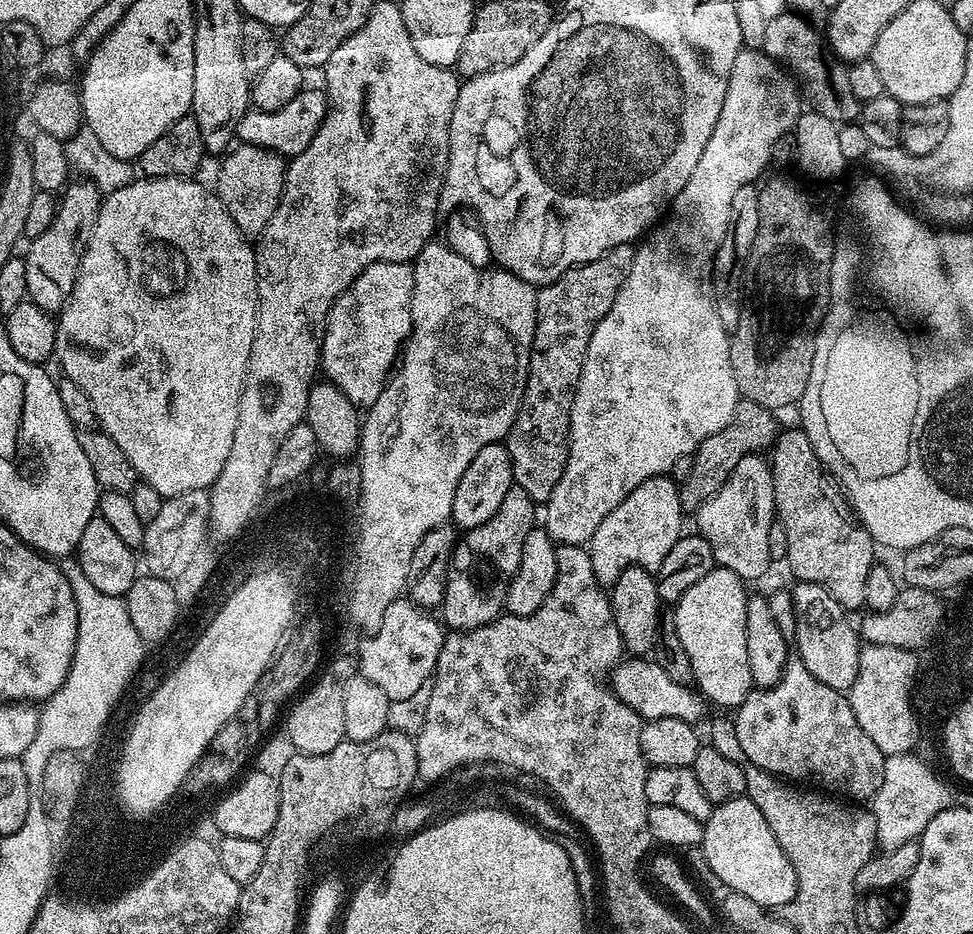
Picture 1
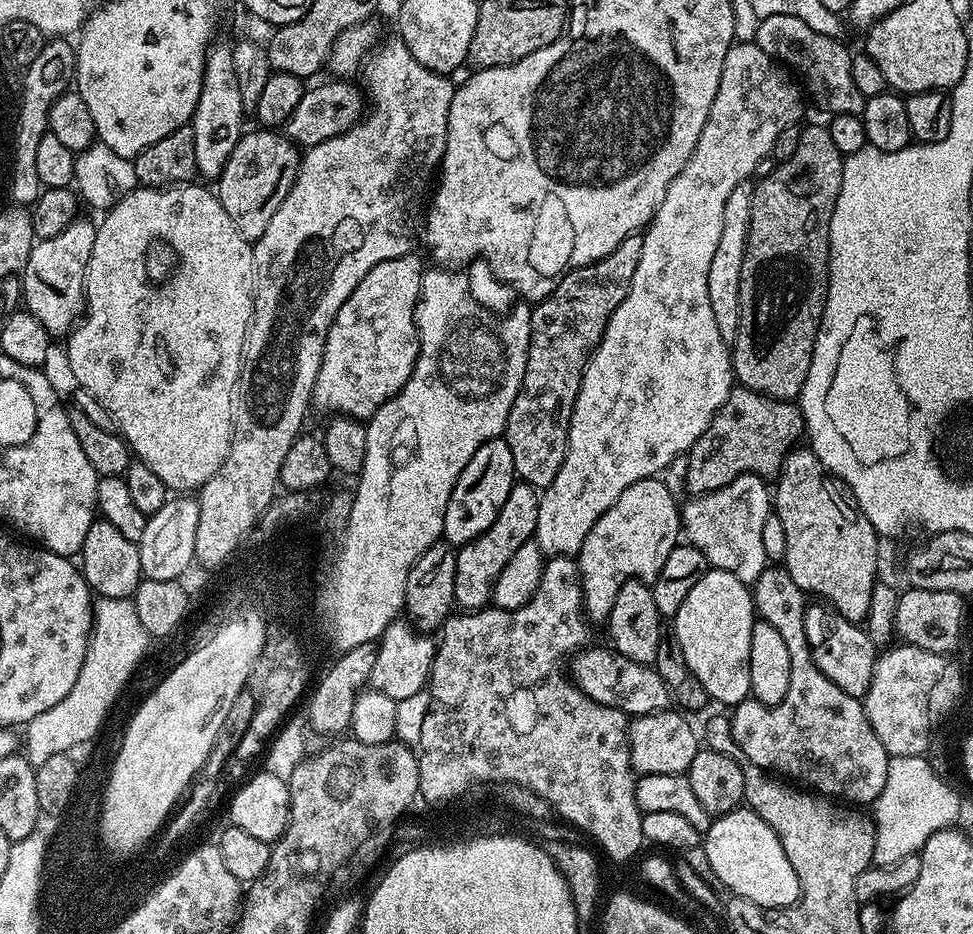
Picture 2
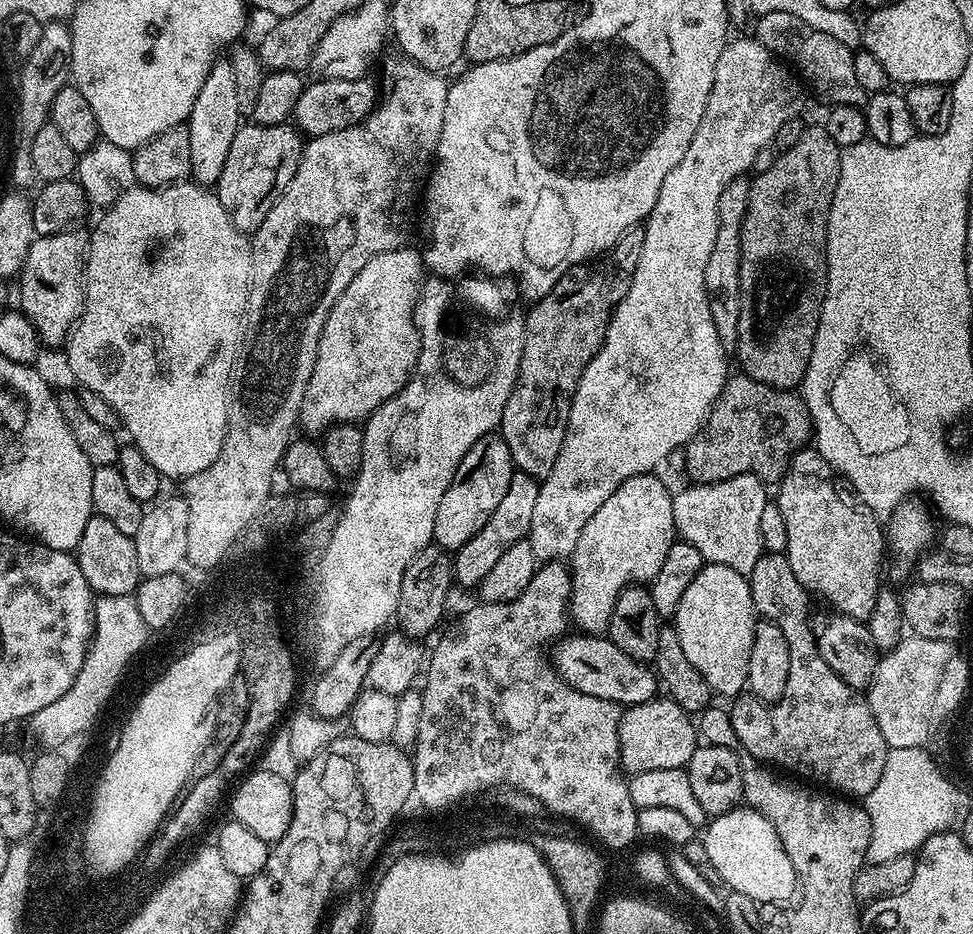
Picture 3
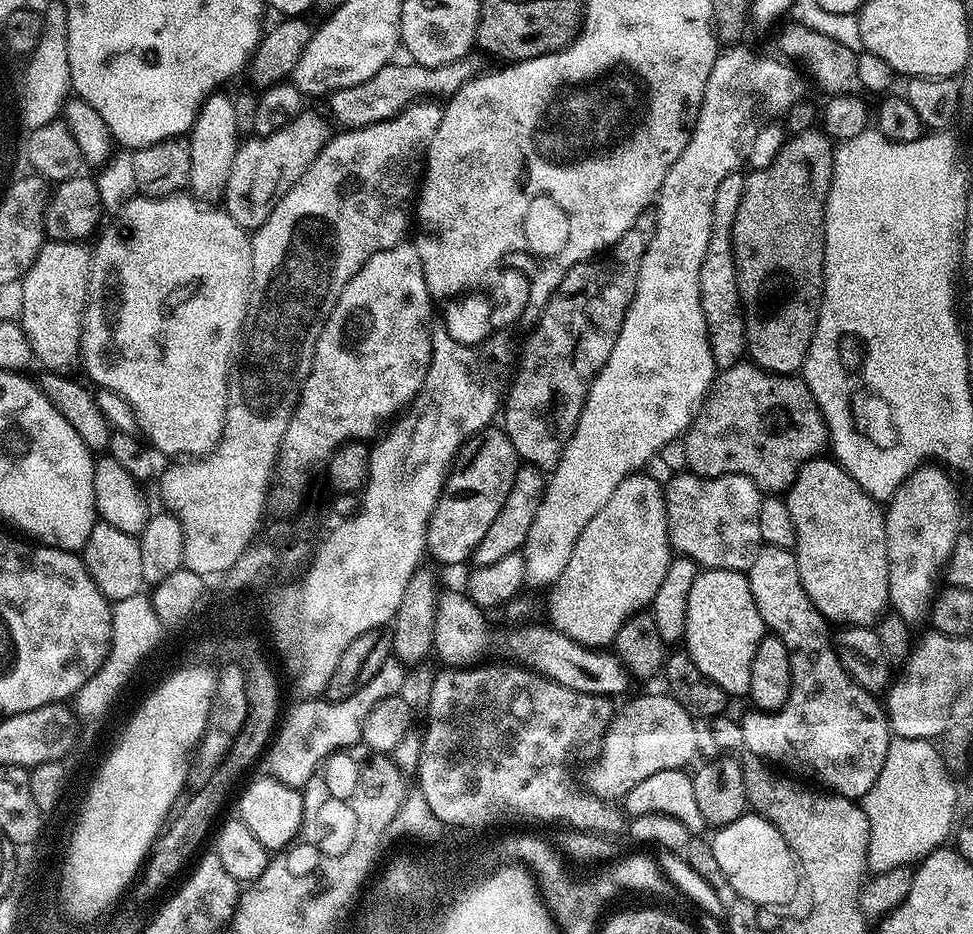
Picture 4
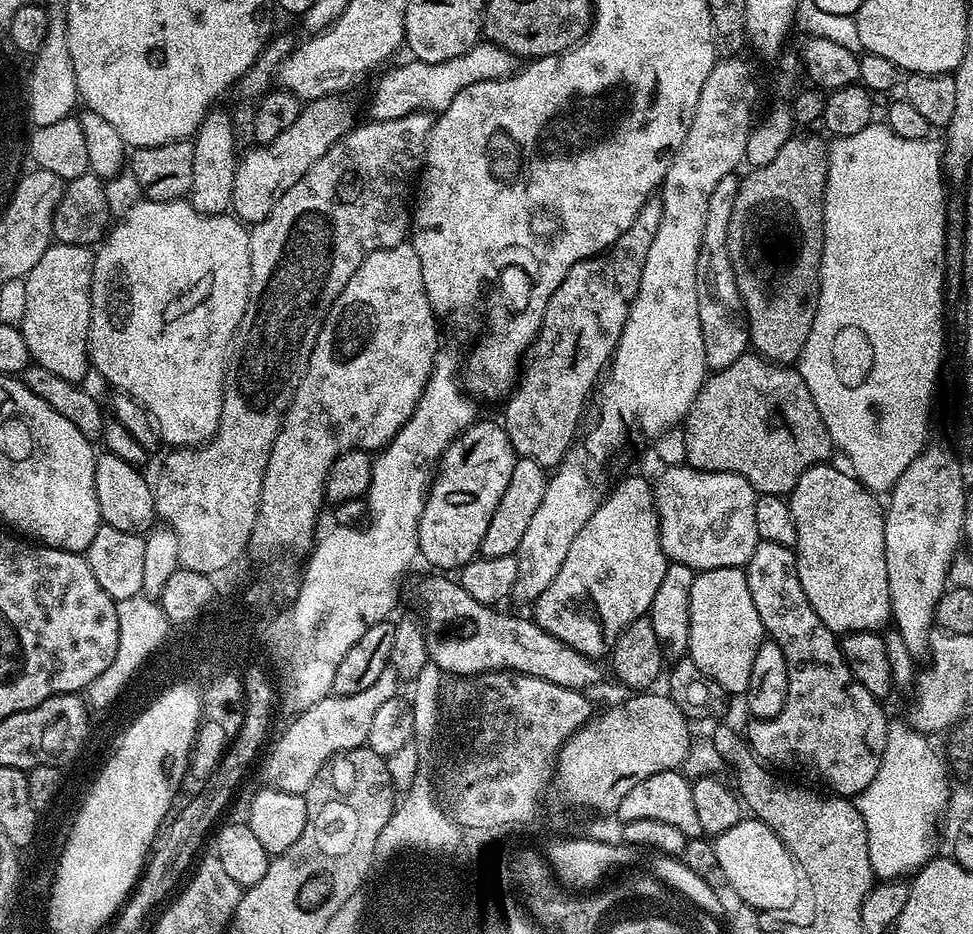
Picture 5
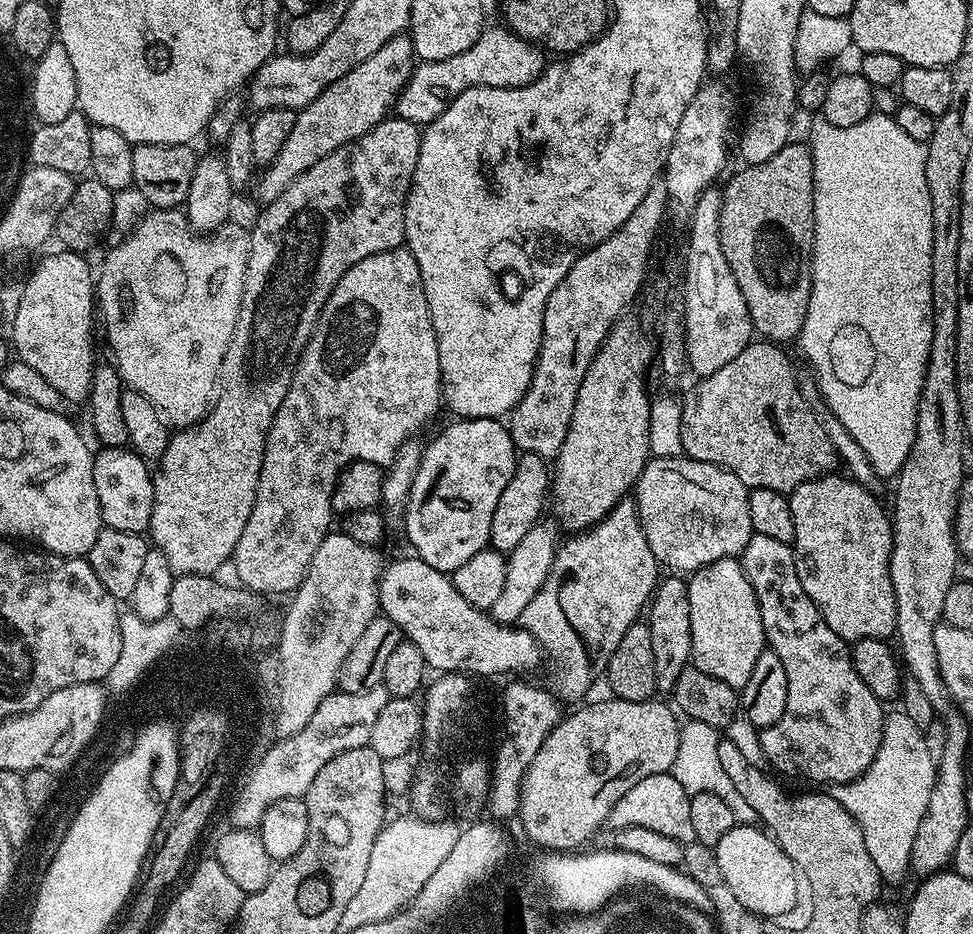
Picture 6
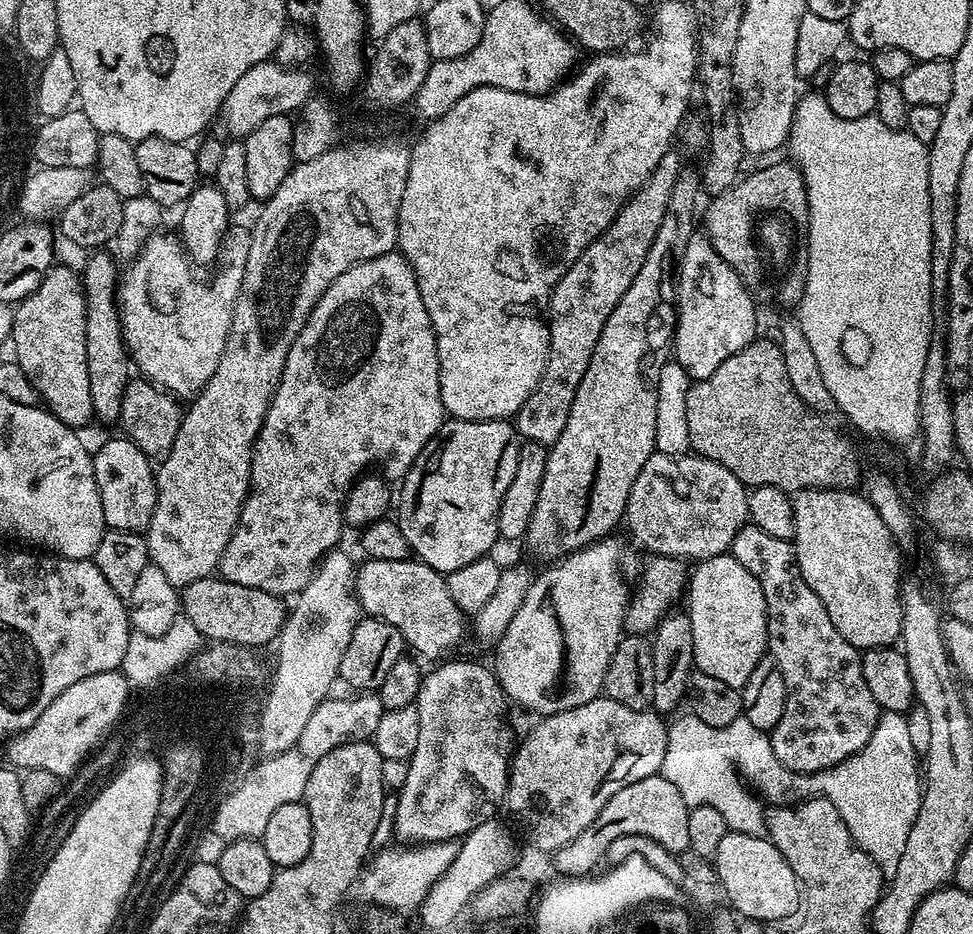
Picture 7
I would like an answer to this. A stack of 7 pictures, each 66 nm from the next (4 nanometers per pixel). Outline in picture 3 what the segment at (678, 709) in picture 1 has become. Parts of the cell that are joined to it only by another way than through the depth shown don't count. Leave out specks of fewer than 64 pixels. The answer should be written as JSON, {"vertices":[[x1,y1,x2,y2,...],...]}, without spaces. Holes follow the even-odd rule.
{"vertices":[[565,635,555,645,556,653,551,653,550,656,550,663,556,669,556,673,574,690,589,694,590,697,602,698,603,701,614,701,622,708,655,699,658,681,649,669,644,670,645,667,639,661,630,658,618,646,614,646,612,640,606,636,575,635]]}

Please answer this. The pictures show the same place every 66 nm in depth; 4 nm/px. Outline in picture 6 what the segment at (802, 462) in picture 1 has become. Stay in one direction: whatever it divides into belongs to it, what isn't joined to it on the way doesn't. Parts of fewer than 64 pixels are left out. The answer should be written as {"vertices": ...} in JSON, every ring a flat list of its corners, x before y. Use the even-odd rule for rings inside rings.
{"vertices":[[829,474,819,476,816,480,810,482,802,482,802,486,798,486,788,496,790,502,790,514,794,514,794,542,792,543,792,551,796,553,796,569,798,570,798,582,802,582,802,590,806,590,806,594,810,594,810,598,818,606,820,617,826,622,826,626,830,630,834,630,834,634,838,634,844,640,855,642,865,640,866,638,874,638,875,640,888,640,896,630,896,603,894,602,894,586,890,578,890,554,892,553,892,522,889,513,879,504,877,497,866,491,858,482,849,478,847,475,836,476,837,474]]}

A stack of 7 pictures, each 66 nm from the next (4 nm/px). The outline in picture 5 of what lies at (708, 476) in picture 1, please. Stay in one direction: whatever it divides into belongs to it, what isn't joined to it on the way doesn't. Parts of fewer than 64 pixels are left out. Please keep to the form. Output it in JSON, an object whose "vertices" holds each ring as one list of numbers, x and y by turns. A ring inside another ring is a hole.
{"vertices":[[745,354,742,358,738,358,738,362,713,371,705,379,703,386,700,387,700,392,696,395,696,401,692,404,692,409,689,410,682,421,682,435,686,446,687,467,697,468,703,472,733,472,742,478,746,478,746,482,750,482,750,486,756,489,757,493,765,496,784,496,791,493,792,488,798,482,798,478,802,478,802,474,807,468,813,468,815,464,827,461,829,459,828,455,834,452,832,439,829,438,826,426,818,414,818,406,814,402,806,382,800,377,799,371,792,366,774,364,771,360,766,360,759,354]]}

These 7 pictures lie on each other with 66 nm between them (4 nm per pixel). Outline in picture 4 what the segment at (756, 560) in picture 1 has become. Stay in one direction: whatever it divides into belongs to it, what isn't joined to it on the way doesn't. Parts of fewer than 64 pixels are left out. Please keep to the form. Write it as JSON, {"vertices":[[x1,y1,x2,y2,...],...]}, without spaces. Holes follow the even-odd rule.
{"vertices":[[676,474,671,479,672,482,666,486,664,501,666,502,666,510,668,511,668,540,672,543,673,549,681,556,689,556,697,566,704,570,721,568,722,570,747,573,748,568,754,566,754,558,760,553,762,547,760,531,758,530,758,510,760,509,762,493,756,484,745,476,713,476,711,478,705,478,691,474]]}

